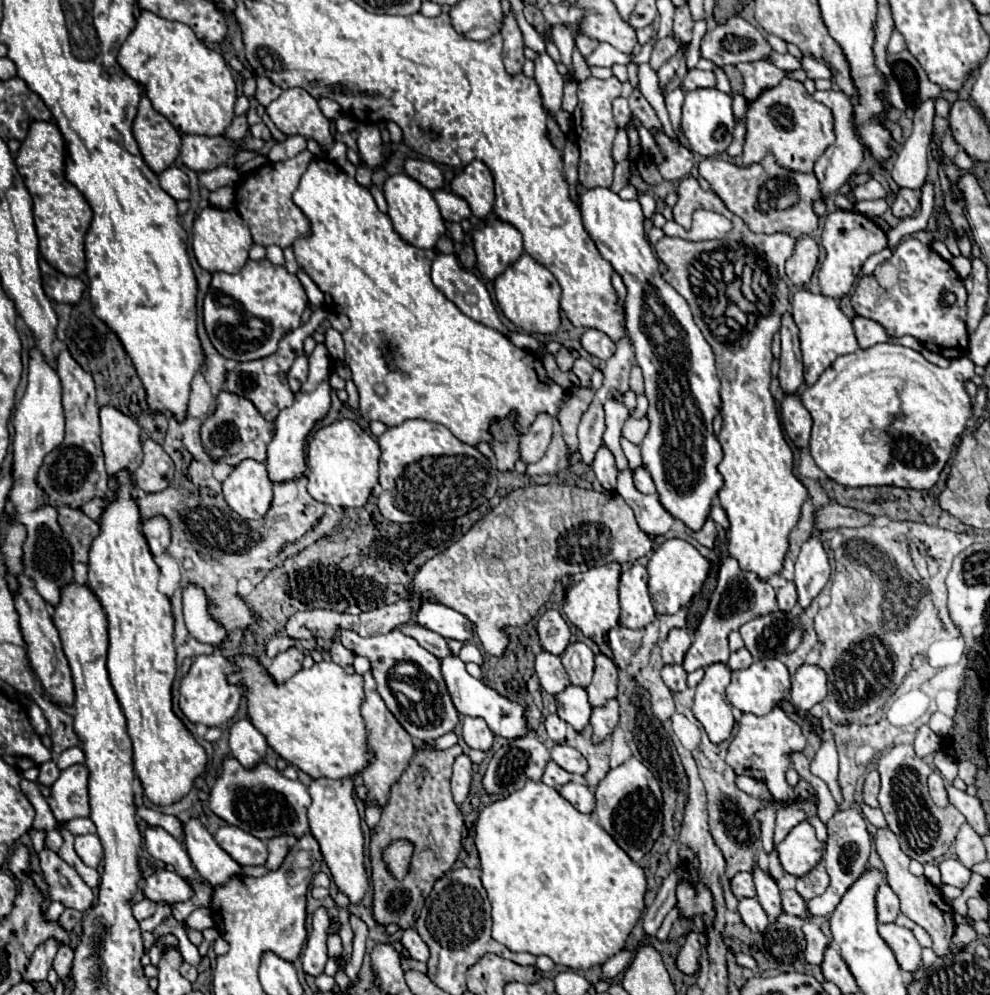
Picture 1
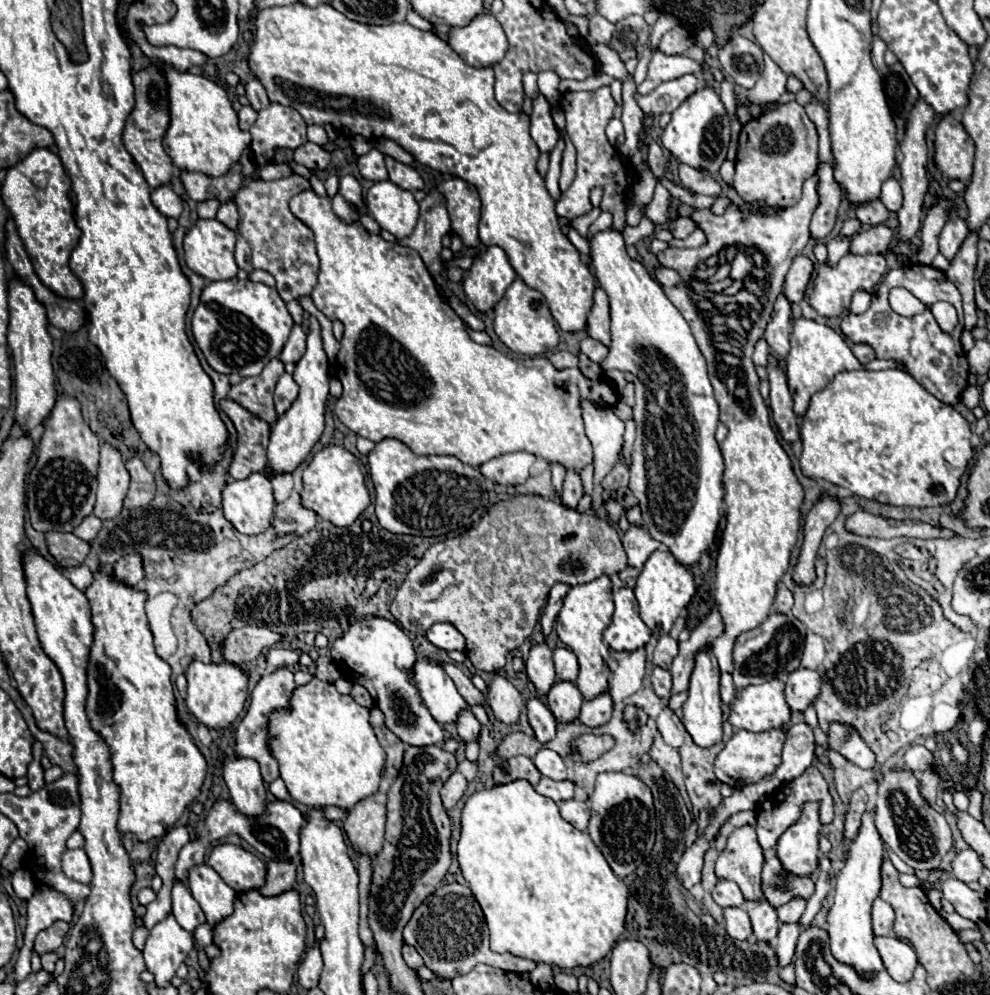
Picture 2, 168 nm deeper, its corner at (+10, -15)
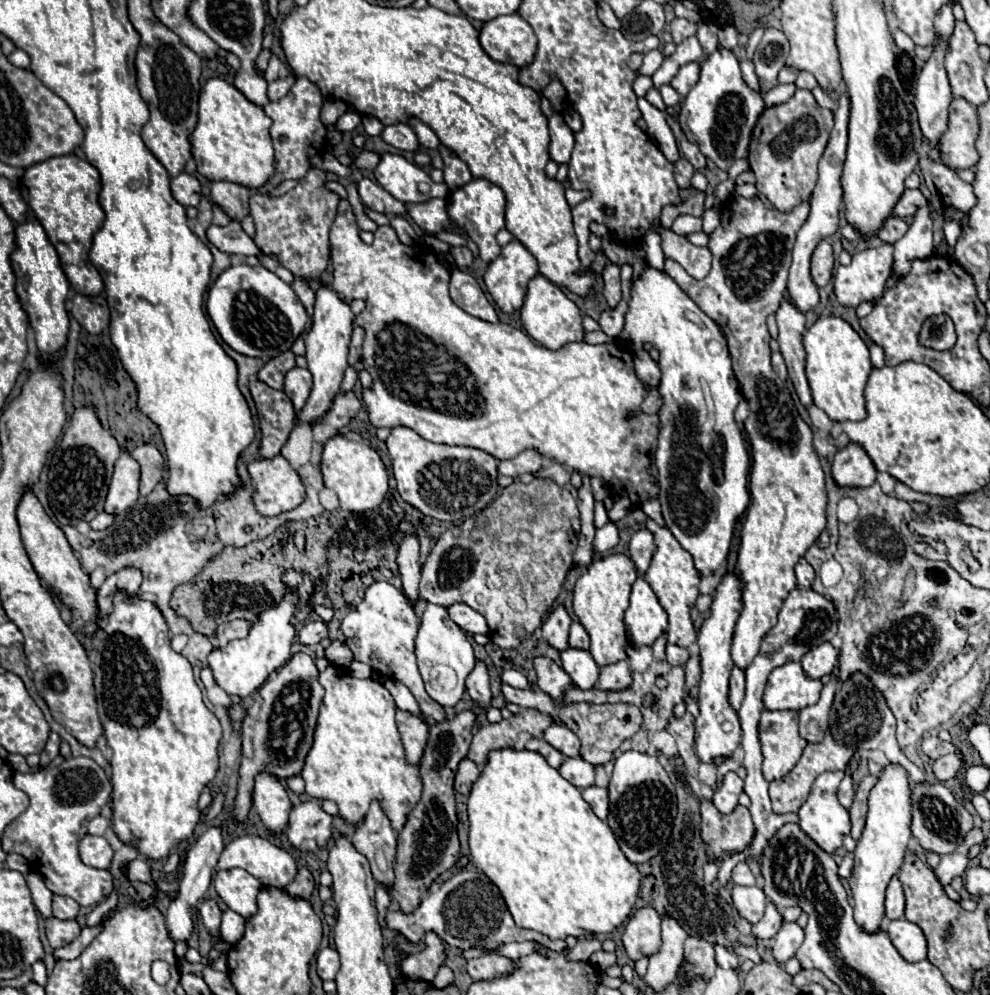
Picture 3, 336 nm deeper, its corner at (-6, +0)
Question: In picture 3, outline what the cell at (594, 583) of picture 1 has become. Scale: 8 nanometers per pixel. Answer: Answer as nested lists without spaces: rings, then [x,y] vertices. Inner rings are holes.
[[[608,554],[604,558],[596,558],[586,572],[578,578],[574,588],[574,614],[580,624],[590,634],[590,654],[594,656],[598,666],[614,664],[616,660],[624,660],[626,656],[626,628],[624,628],[624,612],[628,608],[628,596],[634,580],[638,578],[632,560],[626,554]]]

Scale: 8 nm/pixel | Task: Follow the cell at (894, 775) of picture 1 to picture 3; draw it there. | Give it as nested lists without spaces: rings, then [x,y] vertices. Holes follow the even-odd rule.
[[[916,784],[912,788],[912,834],[918,838],[920,846],[932,850],[940,856],[952,854],[962,842],[964,836],[972,830],[970,812],[952,796],[952,792],[942,784]]]

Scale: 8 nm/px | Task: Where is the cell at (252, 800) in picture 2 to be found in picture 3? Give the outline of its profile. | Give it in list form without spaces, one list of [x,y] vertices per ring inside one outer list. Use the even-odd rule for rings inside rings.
[[[272,774],[256,776],[254,808],[270,832],[282,834],[288,828],[288,812],[292,804],[284,784],[280,784],[280,780],[276,780]]]

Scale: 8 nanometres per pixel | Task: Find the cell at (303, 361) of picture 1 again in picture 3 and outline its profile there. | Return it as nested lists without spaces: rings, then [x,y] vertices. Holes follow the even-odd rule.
[[[292,368],[284,378],[284,392],[294,404],[294,410],[300,412],[306,404],[312,390],[312,374],[306,368]]]

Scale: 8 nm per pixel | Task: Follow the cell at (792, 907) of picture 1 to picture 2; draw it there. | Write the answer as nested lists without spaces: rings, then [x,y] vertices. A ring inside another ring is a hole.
[[[746,901],[744,909],[750,915],[754,935],[760,941],[766,941],[766,943],[774,945],[776,939],[778,939],[778,929],[780,929],[780,921],[778,921],[776,909],[768,901],[760,901],[760,903],[748,903]]]

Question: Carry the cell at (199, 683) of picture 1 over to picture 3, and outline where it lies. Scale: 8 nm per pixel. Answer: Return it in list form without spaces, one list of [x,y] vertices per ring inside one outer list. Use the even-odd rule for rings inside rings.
[[[288,568],[282,572],[282,584],[286,588],[282,600],[276,606],[268,606],[262,612],[256,614],[256,620],[252,620],[248,636],[240,640],[228,642],[226,648],[212,650],[208,656],[208,666],[214,672],[214,680],[218,682],[220,688],[224,688],[228,694],[238,694],[238,696],[248,696],[254,690],[258,690],[264,680],[280,670],[288,660],[290,660],[290,646],[296,636],[296,626],[292,624],[296,604],[298,604],[298,586],[302,584],[302,576],[296,568]]]

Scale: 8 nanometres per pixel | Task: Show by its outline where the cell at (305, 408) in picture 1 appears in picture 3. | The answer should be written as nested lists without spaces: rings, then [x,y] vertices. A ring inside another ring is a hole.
[[[320,284],[316,290],[316,302],[314,302],[314,316],[312,316],[312,326],[306,332],[306,360],[308,360],[308,370],[314,378],[314,388],[312,394],[306,402],[306,406],[300,412],[300,420],[304,422],[314,422],[318,416],[322,416],[330,408],[330,400],[338,394],[344,370],[348,366],[348,348],[350,348],[350,336],[352,336],[352,326],[354,326],[354,314],[350,310],[350,304],[346,304],[336,290],[332,290],[328,284]]]

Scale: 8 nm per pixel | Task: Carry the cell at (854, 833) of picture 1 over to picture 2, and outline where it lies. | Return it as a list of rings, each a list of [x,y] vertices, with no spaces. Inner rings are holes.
[[[784,923],[780,927],[780,933],[778,933],[778,941],[776,941],[776,955],[780,955],[780,965],[788,965],[796,953],[796,943],[798,943],[798,937],[800,933],[804,931],[806,927],[802,927],[800,923]]]

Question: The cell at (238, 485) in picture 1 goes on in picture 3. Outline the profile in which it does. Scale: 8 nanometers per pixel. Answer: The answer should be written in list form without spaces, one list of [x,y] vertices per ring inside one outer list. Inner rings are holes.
[[[278,454],[274,458],[260,458],[248,464],[254,482],[254,504],[264,516],[278,516],[300,506],[306,498],[304,484],[290,462]]]

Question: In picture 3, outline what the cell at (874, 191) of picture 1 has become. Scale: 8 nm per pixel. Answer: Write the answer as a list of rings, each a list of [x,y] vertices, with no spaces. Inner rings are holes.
[[[906,190],[902,194],[902,198],[898,200],[894,214],[900,218],[912,218],[916,214],[916,210],[920,206],[926,206],[926,204],[928,204],[928,200],[924,198],[924,194],[920,190]]]

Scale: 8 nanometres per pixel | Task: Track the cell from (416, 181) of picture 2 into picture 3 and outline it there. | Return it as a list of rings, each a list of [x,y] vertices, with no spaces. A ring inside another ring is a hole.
[[[400,122],[400,124],[390,124],[390,126],[384,126],[382,130],[382,140],[398,150],[406,150],[406,152],[416,152],[418,150],[418,138],[414,134],[414,130]]]

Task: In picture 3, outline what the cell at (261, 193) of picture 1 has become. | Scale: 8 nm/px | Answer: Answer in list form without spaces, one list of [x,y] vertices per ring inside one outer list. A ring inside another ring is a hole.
[[[312,168],[304,178],[300,178],[292,192],[280,198],[270,198],[254,192],[250,196],[250,216],[256,224],[256,246],[266,256],[278,260],[294,276],[300,276],[308,282],[320,278],[330,258],[328,230],[338,212],[338,202],[338,194],[326,188],[326,172],[318,168]]]

